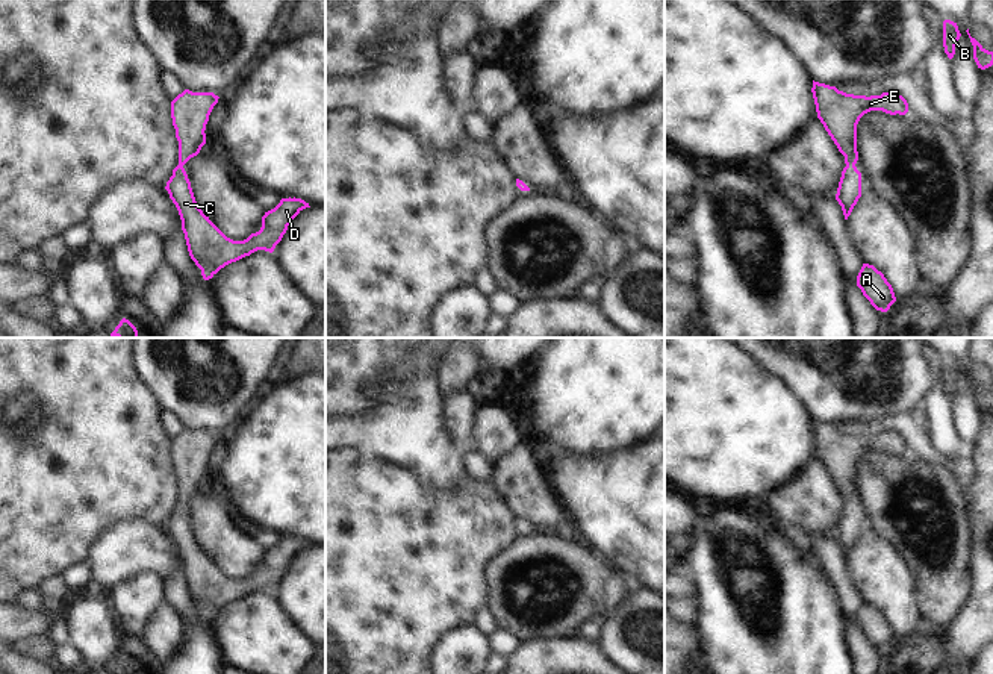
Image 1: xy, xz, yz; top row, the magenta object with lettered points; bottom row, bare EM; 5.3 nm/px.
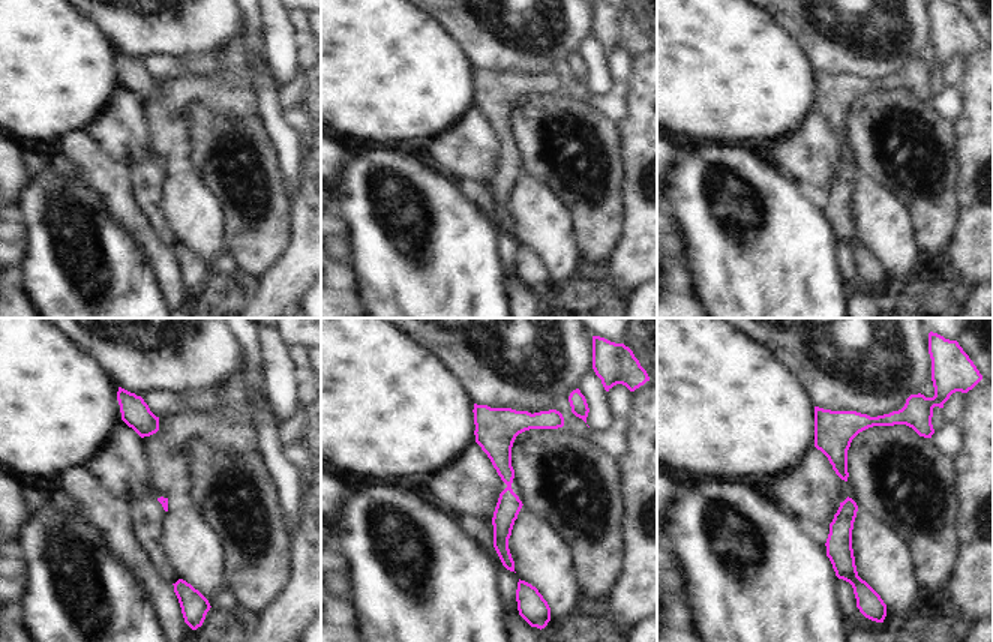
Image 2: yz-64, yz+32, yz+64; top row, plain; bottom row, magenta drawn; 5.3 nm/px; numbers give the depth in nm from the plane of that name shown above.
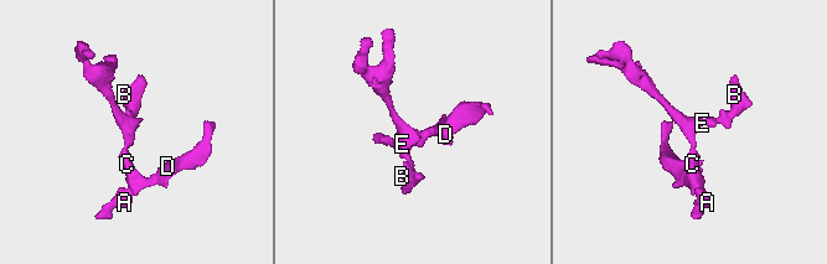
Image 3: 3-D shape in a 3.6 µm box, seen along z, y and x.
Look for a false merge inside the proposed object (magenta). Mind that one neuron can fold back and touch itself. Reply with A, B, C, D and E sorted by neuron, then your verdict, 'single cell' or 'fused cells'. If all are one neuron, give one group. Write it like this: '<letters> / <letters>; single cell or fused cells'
A B C D E; single cell

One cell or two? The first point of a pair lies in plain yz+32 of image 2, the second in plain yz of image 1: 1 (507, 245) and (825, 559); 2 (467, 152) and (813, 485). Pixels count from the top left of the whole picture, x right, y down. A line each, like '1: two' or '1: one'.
1: one
2: one

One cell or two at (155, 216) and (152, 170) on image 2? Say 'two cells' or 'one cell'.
one cell

